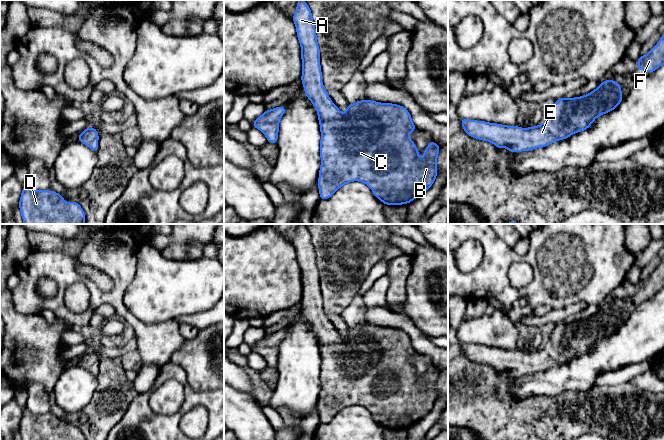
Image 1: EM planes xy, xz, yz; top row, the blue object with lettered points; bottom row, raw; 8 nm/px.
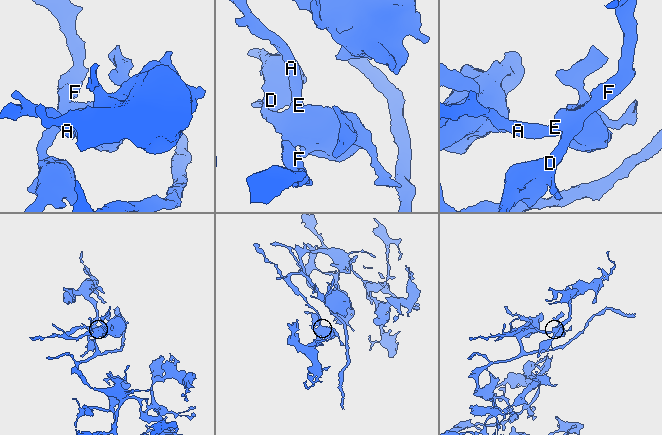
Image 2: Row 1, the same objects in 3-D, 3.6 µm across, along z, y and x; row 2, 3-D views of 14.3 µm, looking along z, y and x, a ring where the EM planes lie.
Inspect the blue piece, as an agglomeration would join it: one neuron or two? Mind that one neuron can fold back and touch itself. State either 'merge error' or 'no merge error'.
no merge error

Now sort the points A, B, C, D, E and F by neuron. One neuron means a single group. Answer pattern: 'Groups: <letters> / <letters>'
Groups: A B C D E F

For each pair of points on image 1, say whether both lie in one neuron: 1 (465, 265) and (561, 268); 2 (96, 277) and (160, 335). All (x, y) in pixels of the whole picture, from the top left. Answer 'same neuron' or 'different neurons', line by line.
1: different neurons
2: different neurons

